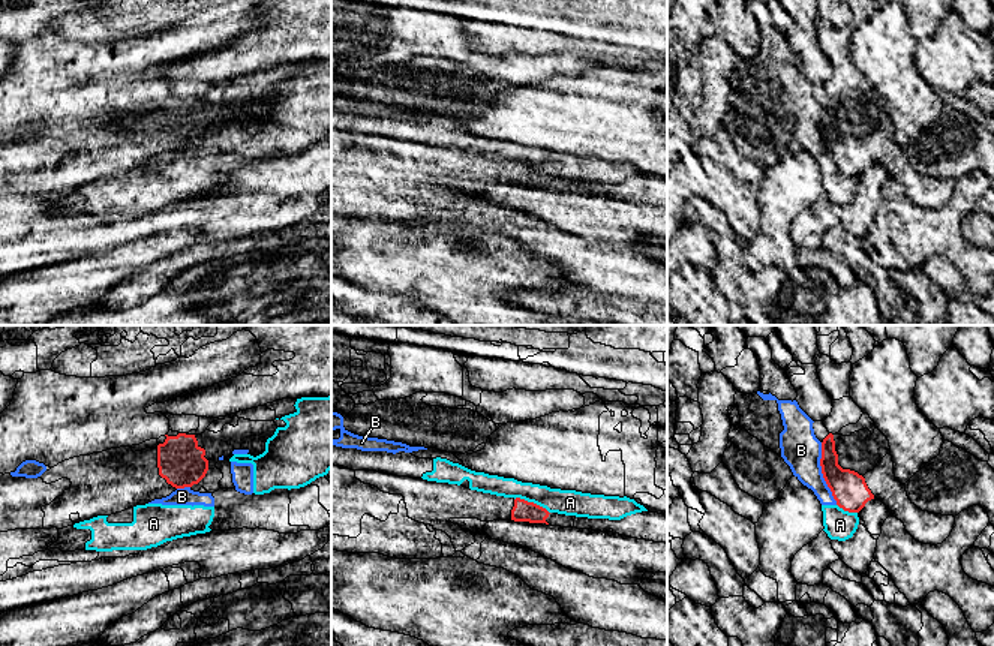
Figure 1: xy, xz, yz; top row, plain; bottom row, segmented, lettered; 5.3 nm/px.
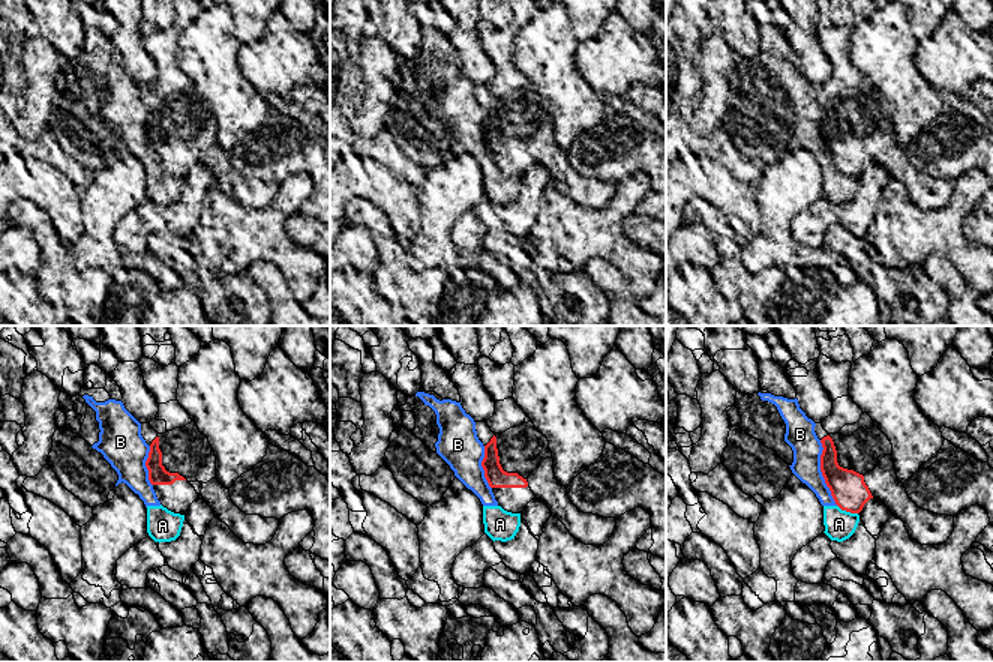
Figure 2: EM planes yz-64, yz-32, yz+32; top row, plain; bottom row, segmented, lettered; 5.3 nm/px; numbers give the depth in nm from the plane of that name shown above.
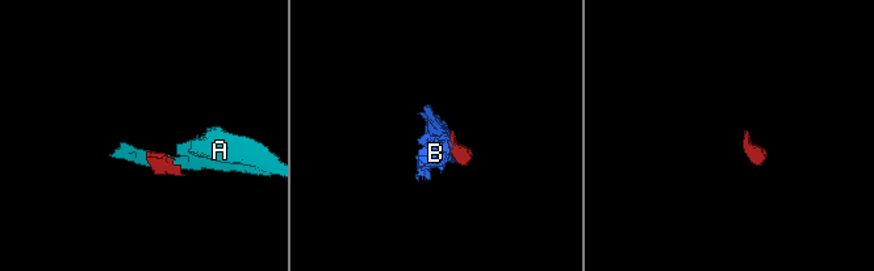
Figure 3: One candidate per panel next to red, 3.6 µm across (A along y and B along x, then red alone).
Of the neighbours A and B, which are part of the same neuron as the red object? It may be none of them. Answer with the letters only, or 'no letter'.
no letter

